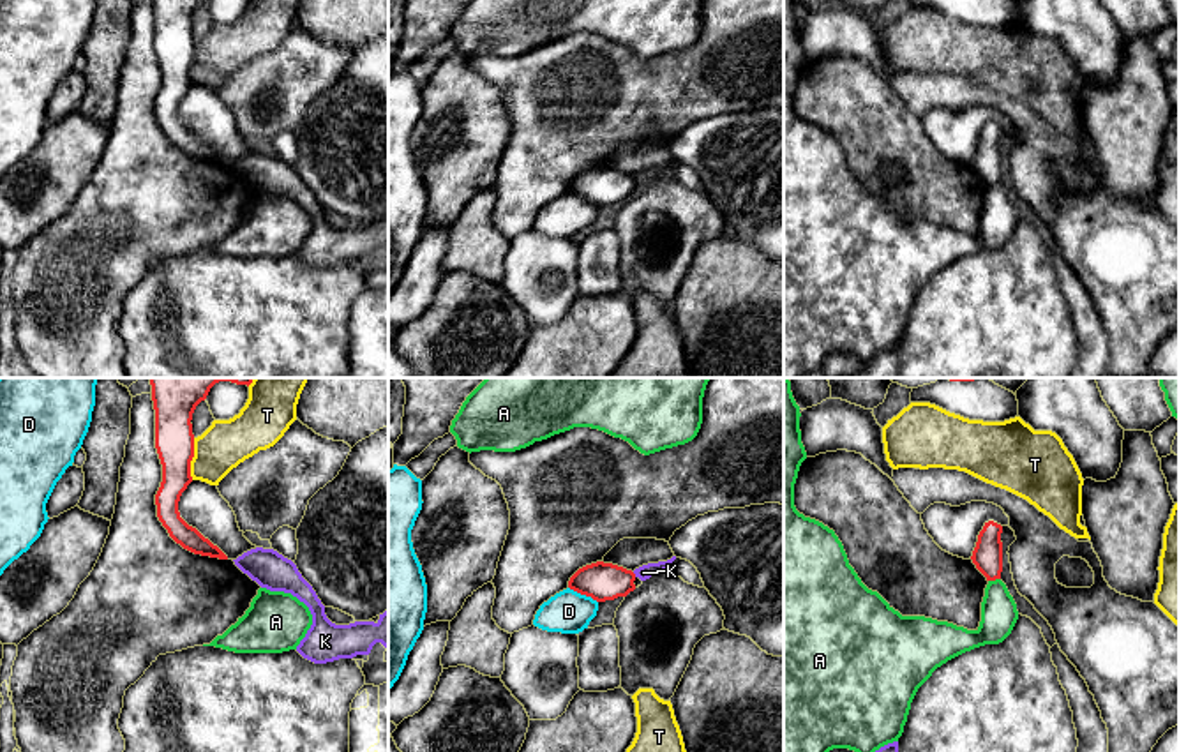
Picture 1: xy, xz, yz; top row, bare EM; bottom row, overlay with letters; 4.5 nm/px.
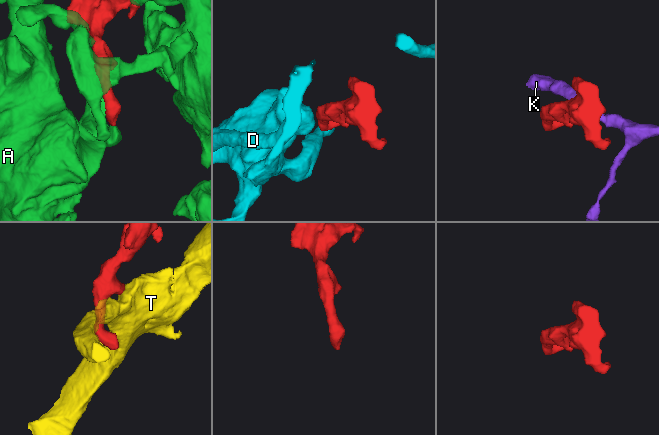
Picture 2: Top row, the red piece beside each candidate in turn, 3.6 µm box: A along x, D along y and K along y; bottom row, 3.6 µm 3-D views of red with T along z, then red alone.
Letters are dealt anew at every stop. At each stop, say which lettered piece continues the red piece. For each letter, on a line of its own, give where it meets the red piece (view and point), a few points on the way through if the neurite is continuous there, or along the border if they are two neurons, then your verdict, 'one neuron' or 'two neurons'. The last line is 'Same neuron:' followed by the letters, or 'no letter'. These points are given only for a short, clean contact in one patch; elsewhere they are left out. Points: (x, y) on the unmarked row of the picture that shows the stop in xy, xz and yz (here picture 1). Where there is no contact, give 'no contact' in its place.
A: contact yz (994, 184); two neurons
D: contact xz (583, 198); border xz (569, 191), (590, 200), (597, 207); two neurons
K: contact xz (634, 179); border xz (632, 177), (636, 180); two neurons
T: contact xy (191, 64); two neurons
Same neuron: no letter

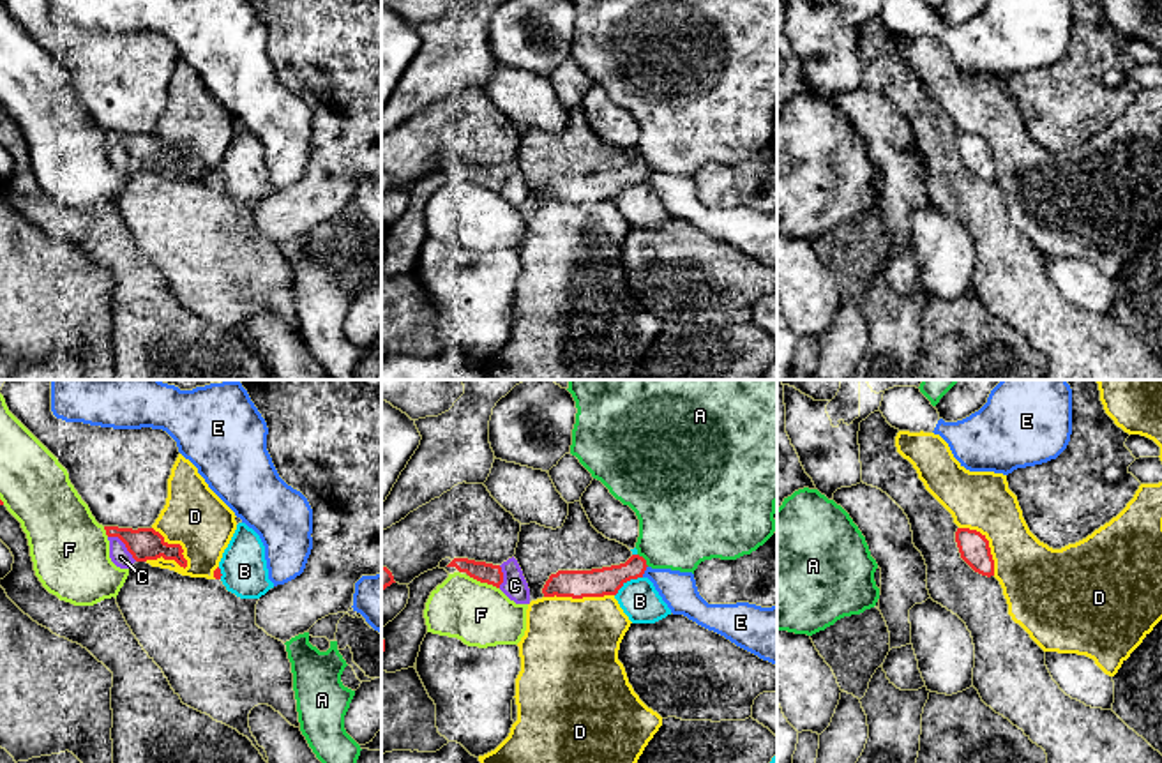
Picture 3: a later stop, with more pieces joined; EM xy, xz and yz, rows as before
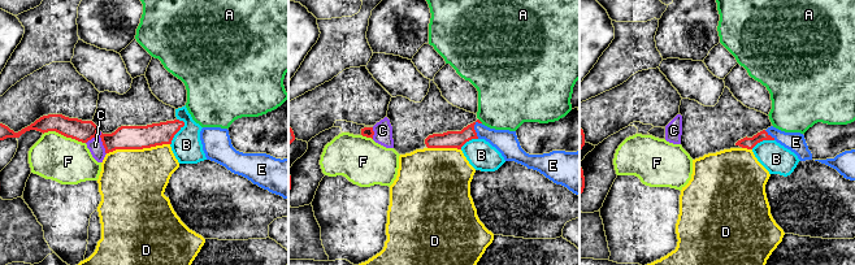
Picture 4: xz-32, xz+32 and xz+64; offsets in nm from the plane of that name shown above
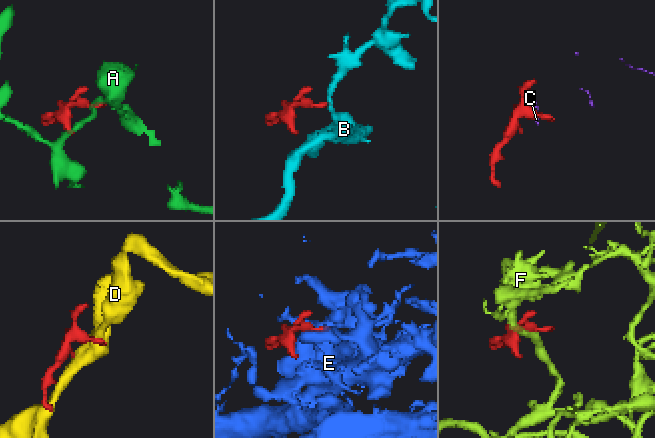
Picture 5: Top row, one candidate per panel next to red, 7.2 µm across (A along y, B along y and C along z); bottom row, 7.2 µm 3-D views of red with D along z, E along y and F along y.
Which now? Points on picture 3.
A: contact xz (645, 165); border xz (638, 158), (648, 170); two neurons
B: contact xz (627, 184); border xz (641, 181), (631, 182), (615, 200); two neurons
C: contact xy (124, 147); border xy (108, 140), (115, 140), (136, 165); two neurons
D: contact xy (179, 149); two neurons
E: contact xz (645, 173); way xz (603, 186), (631, 173), (645, 173), (679, 195); one neuron
F: contact xz (484, 186); two neurons
Same neuron: E

